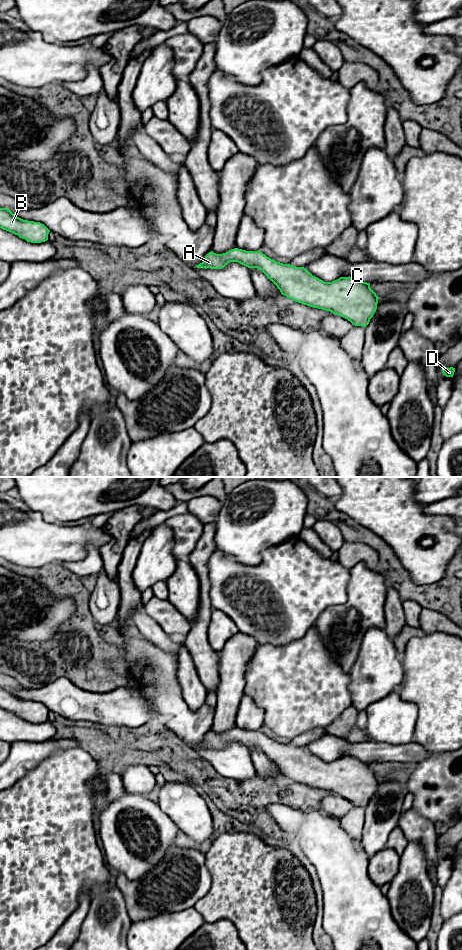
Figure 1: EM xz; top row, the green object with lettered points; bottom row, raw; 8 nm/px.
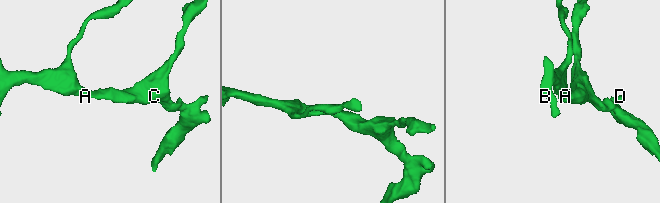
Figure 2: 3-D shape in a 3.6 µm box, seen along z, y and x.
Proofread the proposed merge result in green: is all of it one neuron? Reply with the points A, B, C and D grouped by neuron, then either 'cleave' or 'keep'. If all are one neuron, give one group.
A B C D | keep

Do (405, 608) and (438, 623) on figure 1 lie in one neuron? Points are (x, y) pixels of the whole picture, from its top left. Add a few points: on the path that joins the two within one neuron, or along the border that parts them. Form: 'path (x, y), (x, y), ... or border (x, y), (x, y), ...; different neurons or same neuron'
path (413, 615), (430, 621); same neuron

